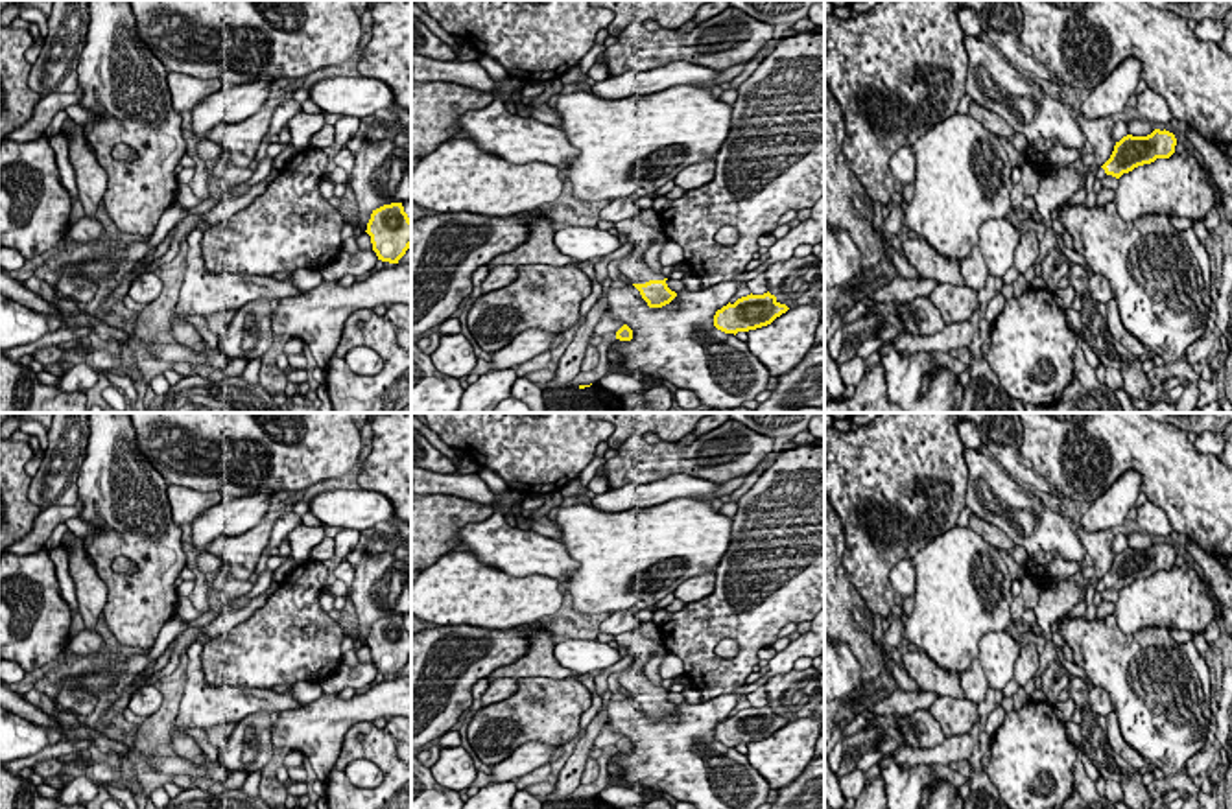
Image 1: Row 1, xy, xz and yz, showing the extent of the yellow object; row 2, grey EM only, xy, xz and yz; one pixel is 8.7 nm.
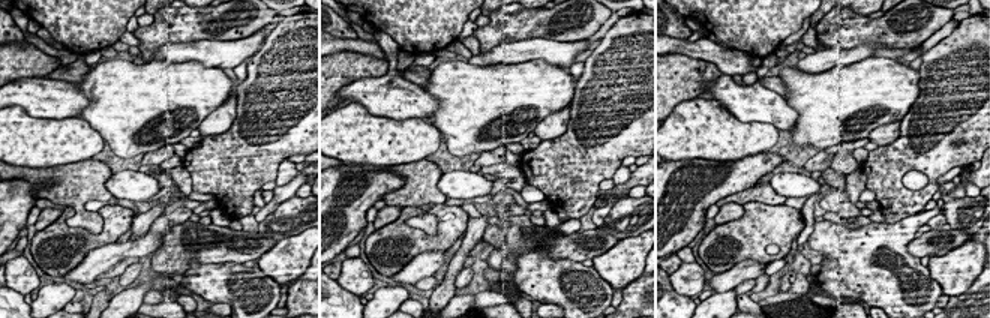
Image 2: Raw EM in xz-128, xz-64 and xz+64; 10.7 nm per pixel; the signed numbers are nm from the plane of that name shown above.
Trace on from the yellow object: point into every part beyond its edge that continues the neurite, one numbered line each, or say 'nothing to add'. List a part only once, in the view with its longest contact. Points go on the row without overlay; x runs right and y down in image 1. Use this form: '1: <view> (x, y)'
1: xz (633, 680)

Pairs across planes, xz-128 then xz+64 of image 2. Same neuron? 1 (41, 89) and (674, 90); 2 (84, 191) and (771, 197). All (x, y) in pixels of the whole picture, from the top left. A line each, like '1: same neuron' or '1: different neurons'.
1: different neurons
2: same neuron

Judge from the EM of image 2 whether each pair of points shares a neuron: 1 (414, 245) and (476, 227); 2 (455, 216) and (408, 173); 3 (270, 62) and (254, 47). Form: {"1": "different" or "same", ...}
{"1": "different", "2": "different", "3": "different"}

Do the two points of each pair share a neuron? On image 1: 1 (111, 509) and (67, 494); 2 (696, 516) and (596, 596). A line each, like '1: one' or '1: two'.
1: two
2: one

